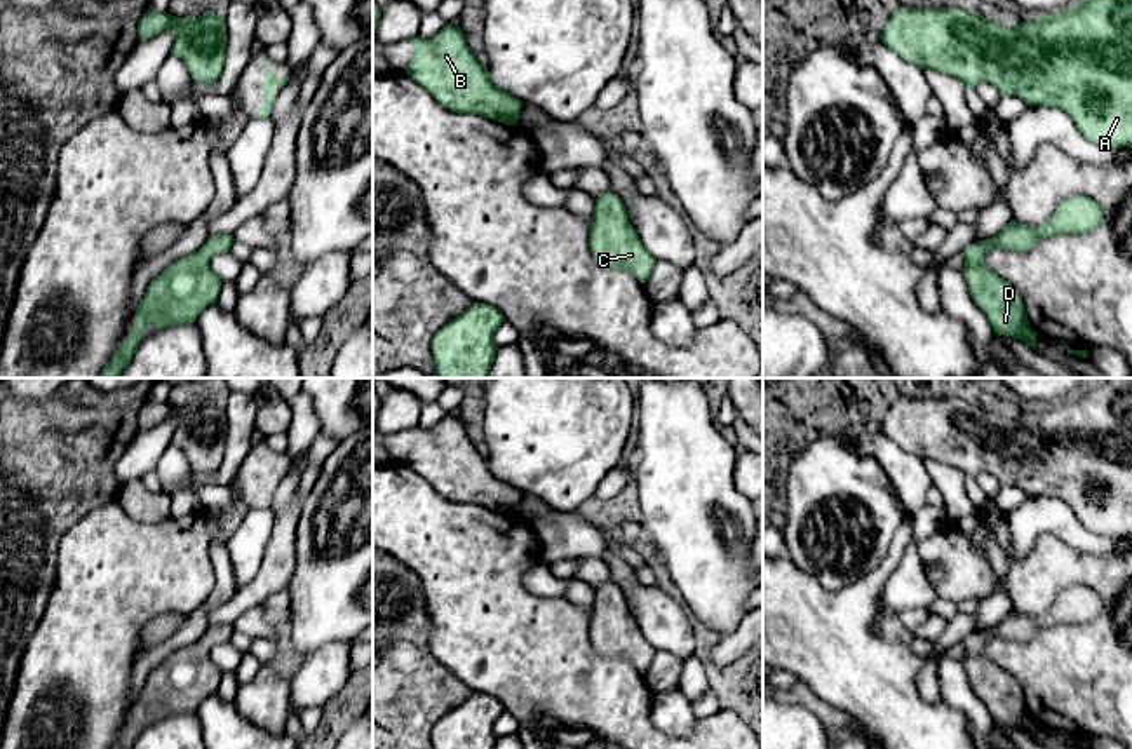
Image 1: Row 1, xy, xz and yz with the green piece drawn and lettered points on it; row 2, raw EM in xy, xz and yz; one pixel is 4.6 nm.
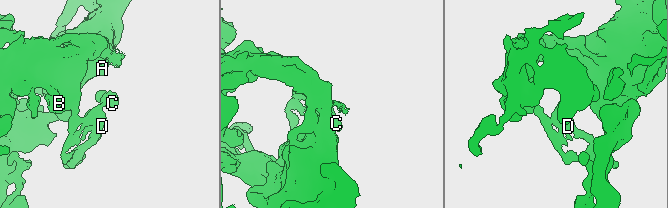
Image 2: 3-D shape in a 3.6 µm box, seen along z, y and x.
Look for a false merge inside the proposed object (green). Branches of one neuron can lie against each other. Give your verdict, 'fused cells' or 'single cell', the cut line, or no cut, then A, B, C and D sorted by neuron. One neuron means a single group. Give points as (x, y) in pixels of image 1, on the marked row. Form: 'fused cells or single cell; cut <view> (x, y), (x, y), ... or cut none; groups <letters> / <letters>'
single cell; cut none; groups A B C D

